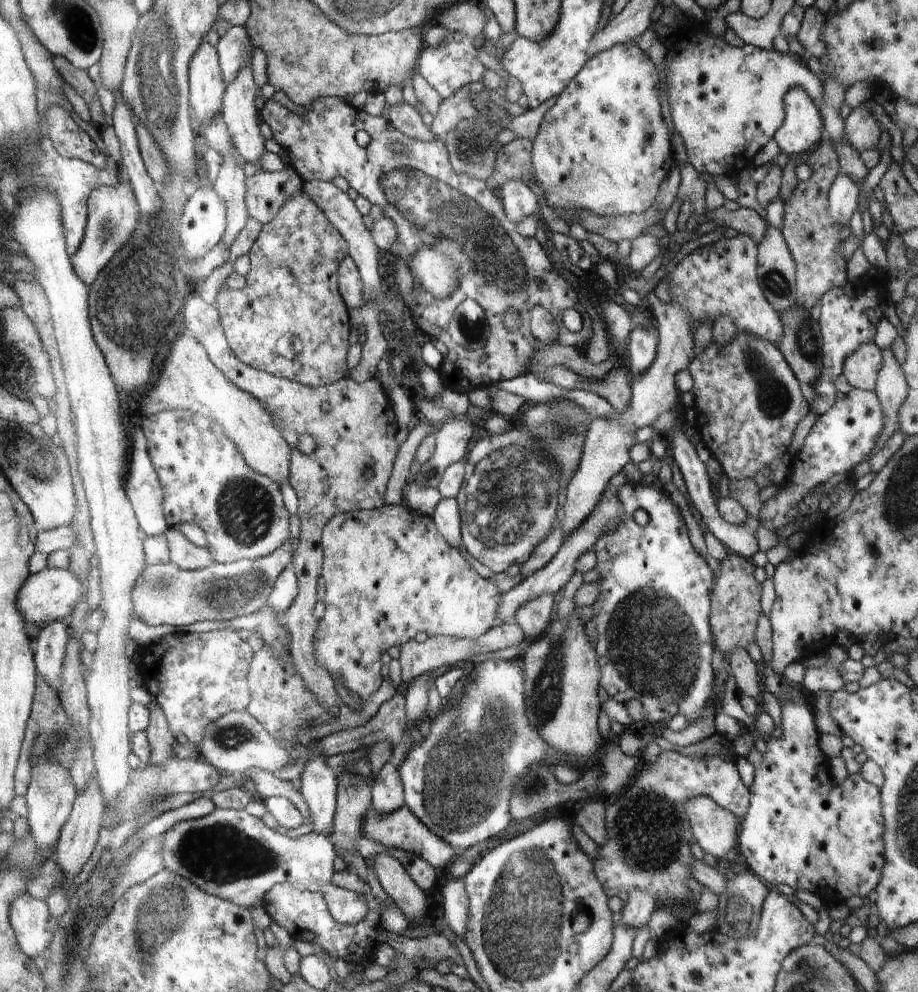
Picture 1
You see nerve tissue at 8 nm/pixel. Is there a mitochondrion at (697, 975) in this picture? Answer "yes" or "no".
yes

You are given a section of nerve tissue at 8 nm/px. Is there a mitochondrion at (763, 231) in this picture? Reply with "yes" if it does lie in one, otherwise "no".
no

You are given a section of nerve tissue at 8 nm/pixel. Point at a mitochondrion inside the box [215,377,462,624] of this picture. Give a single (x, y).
(363, 468)

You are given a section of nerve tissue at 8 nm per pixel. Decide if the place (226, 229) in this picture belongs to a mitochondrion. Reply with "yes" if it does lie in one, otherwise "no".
no

